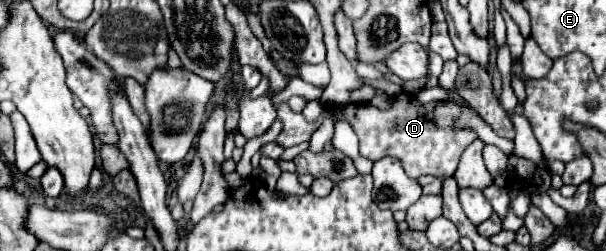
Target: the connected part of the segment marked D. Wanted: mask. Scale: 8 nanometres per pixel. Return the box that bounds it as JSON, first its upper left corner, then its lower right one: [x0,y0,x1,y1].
[333,94,477,178]

